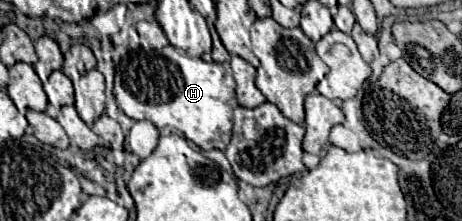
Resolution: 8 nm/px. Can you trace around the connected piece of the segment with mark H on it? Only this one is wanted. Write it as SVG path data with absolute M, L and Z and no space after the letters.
M172 45L160 51L130 51L116 67L114 95L130 119L148 119L158 129L178 129L202 151L224 151L232 137L232 111L238 107L232 73L222 63L194 59Z

